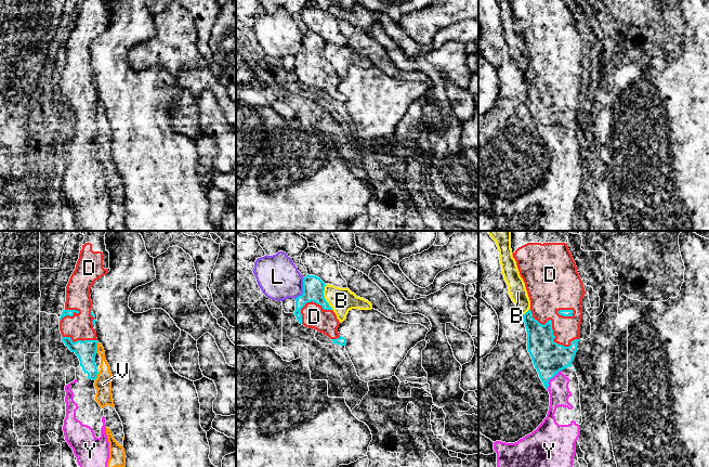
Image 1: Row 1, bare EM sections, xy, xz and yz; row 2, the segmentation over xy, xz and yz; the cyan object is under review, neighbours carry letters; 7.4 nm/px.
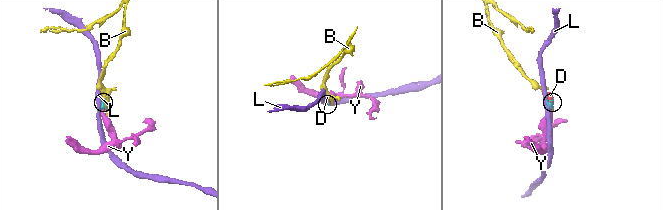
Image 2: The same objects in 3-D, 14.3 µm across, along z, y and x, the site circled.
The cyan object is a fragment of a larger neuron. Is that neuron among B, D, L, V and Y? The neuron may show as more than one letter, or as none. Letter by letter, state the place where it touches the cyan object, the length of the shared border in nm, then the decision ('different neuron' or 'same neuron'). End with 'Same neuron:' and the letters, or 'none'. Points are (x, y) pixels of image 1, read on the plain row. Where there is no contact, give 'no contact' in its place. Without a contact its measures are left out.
B: meets cyan in xz at (324, 54); contact 220 nm long; different neuron
D: meets cyan in yz at (552, 88); contact 440 nm long; same neuron
L: meets cyan in xz at (303, 47); contact 180 nm long; different neuron
V: meets cyan in xy at (96, 104); contact 90 nm long; different neuron
Y: meets cyan in yz at (550, 135); contact 190 nm long; same neuron
Same neuron: D, Y

